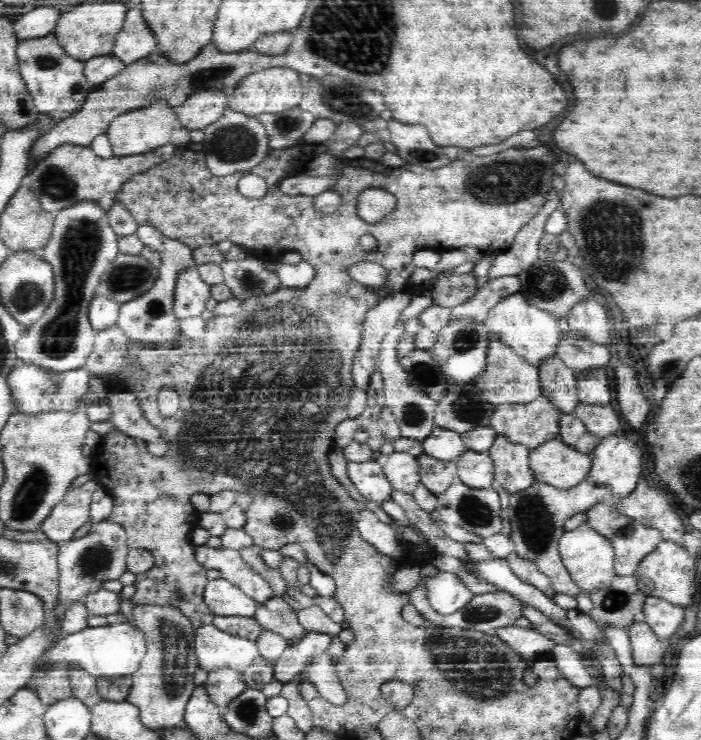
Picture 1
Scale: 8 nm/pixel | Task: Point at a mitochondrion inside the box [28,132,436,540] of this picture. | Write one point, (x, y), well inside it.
(80, 242)

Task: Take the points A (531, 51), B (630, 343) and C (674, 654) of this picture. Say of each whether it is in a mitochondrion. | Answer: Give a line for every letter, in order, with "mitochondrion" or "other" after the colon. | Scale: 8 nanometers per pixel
A: other
B: other
C: other

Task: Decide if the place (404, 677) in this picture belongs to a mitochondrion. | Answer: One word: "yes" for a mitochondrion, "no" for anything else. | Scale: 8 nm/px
no

